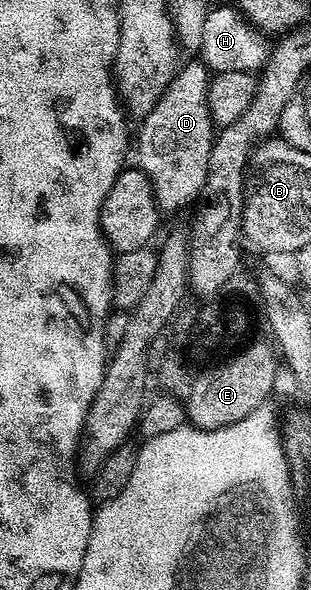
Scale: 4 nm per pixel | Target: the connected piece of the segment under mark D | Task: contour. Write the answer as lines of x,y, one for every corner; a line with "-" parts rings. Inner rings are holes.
196,59
189,61
182,71
178,71
170,87
166,87
156,106
142,119
140,153
144,156
144,174
156,190
157,202
165,203
172,197
176,209
184,209
188,204
191,206
204,191
214,140
208,106
209,80
210,70
203,63
-
168,157
172,157
172,165
164,165

